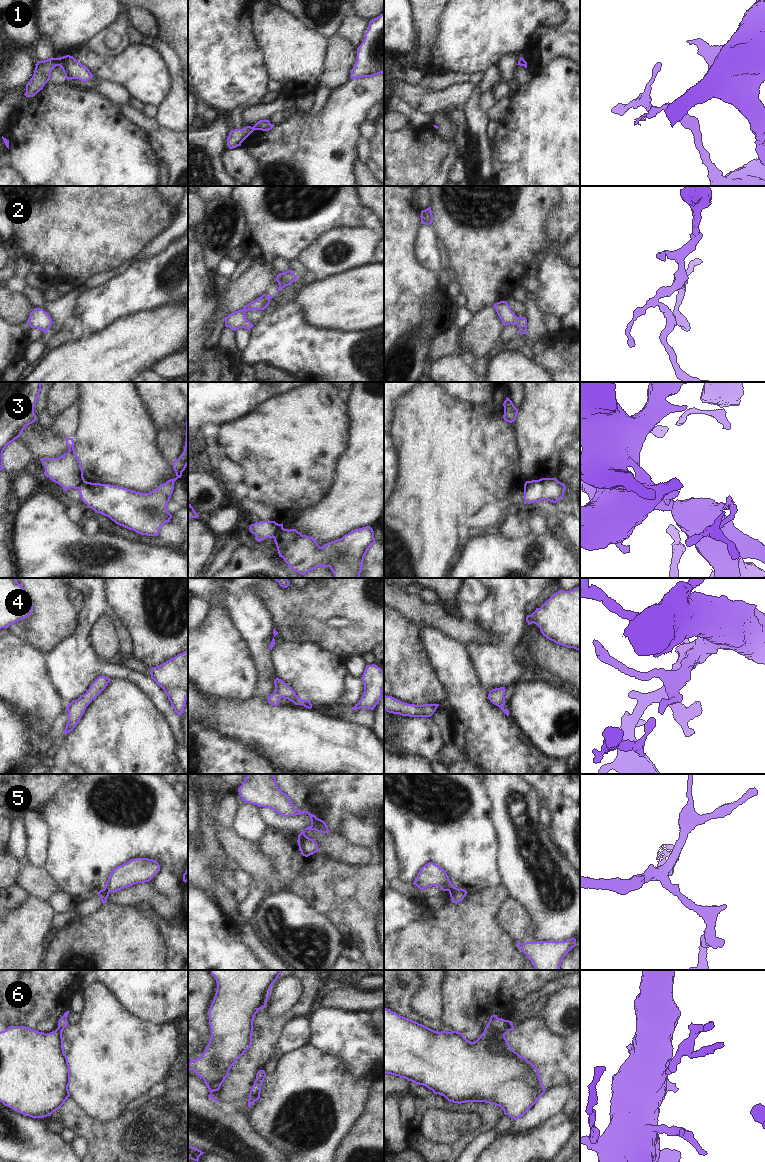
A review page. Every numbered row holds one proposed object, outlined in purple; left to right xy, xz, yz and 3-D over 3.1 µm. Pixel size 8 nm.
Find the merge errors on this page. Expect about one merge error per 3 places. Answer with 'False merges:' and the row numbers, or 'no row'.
False merges: 1, 3

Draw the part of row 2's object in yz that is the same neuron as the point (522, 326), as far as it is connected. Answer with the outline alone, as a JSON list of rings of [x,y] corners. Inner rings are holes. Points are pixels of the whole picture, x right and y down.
[[[500,301],[493,305],[496,312],[501,319],[504,326],[509,324],[517,324],[519,326],[519,333],[527,333],[527,319],[526,317],[517,317],[515,313],[511,310],[507,301]]]

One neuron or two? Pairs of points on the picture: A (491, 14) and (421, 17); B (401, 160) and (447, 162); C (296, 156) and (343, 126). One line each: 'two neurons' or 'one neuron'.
A: two neurons
B: one neuron
C: one neuron

